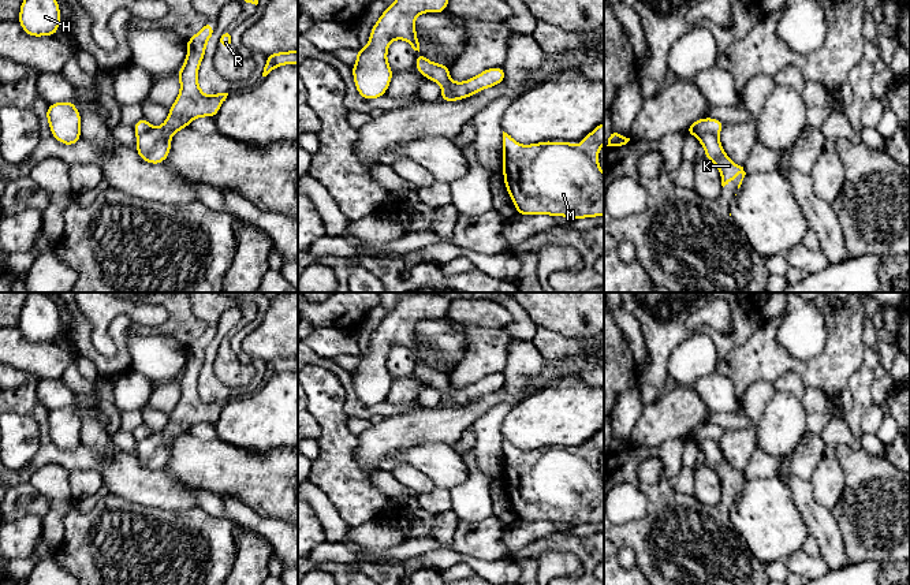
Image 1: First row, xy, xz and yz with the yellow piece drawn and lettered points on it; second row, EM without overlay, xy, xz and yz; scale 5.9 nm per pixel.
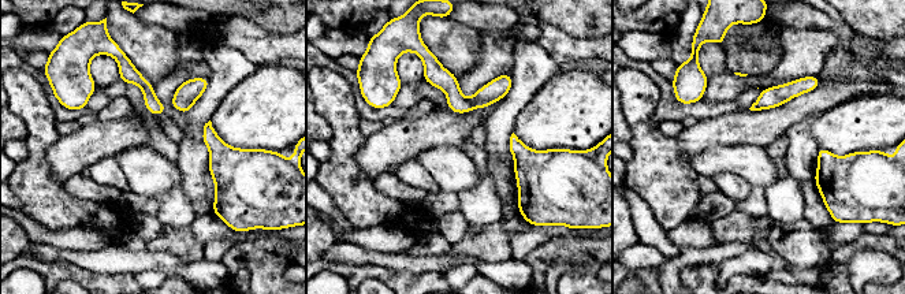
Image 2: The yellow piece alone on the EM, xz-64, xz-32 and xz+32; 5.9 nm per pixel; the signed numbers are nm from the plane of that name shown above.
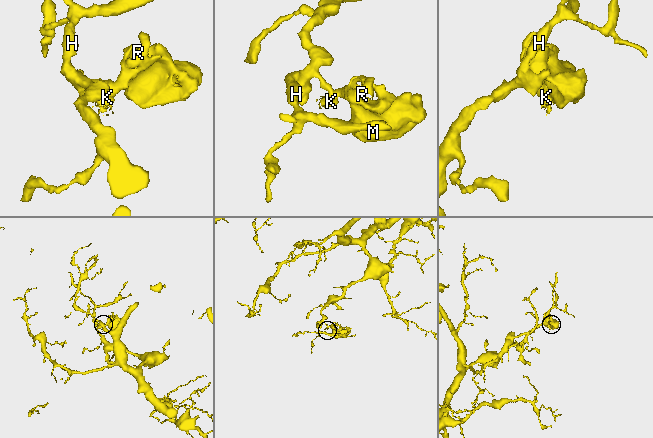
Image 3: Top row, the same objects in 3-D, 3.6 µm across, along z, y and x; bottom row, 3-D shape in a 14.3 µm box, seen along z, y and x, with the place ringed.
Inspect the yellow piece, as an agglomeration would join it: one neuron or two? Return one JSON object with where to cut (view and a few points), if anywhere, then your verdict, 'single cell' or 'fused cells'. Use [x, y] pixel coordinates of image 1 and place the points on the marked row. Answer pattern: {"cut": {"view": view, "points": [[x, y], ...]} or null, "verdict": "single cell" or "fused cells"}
{"cut": {"view": "xz", "points": [[450, 81], [450, 90], [459, 99]]}, "verdict": "fused cells"}

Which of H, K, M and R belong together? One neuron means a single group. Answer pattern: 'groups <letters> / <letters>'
groups H / K M R

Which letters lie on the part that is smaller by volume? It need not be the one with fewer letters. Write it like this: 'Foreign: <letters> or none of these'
Foreign: K, M, R

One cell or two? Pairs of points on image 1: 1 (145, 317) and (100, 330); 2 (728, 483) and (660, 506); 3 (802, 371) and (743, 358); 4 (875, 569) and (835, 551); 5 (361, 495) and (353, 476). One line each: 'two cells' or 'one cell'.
1: one cell
2: one cell
3: one cell
4: two cells
5: one cell

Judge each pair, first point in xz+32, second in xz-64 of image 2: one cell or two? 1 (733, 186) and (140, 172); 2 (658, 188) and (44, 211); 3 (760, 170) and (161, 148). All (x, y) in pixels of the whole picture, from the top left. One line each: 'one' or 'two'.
1: two
2: one
3: two

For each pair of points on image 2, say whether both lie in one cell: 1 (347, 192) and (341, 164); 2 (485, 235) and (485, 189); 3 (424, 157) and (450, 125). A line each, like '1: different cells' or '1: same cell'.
1: same cell
2: different cells
3: different cells

